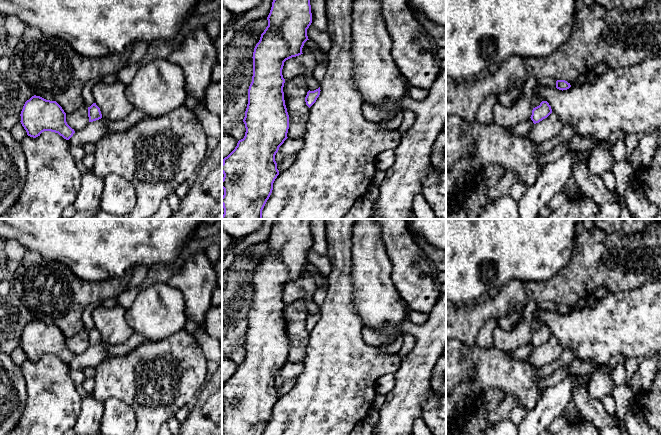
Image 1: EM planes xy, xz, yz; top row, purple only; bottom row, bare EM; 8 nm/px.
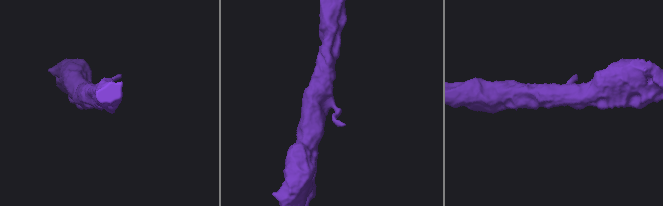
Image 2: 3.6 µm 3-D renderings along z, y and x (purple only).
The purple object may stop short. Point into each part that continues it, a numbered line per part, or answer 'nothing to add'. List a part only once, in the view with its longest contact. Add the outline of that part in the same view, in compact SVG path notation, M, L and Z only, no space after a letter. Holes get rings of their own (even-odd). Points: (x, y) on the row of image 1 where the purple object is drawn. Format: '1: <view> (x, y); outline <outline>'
nothing to add

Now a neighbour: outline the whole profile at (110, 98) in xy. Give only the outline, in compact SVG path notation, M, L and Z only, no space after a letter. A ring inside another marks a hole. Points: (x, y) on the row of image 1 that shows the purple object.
M121 81L111 84L98 83L92 88L92 95L103 119L120 121L135 109L127 99L125 89L126 85Z

